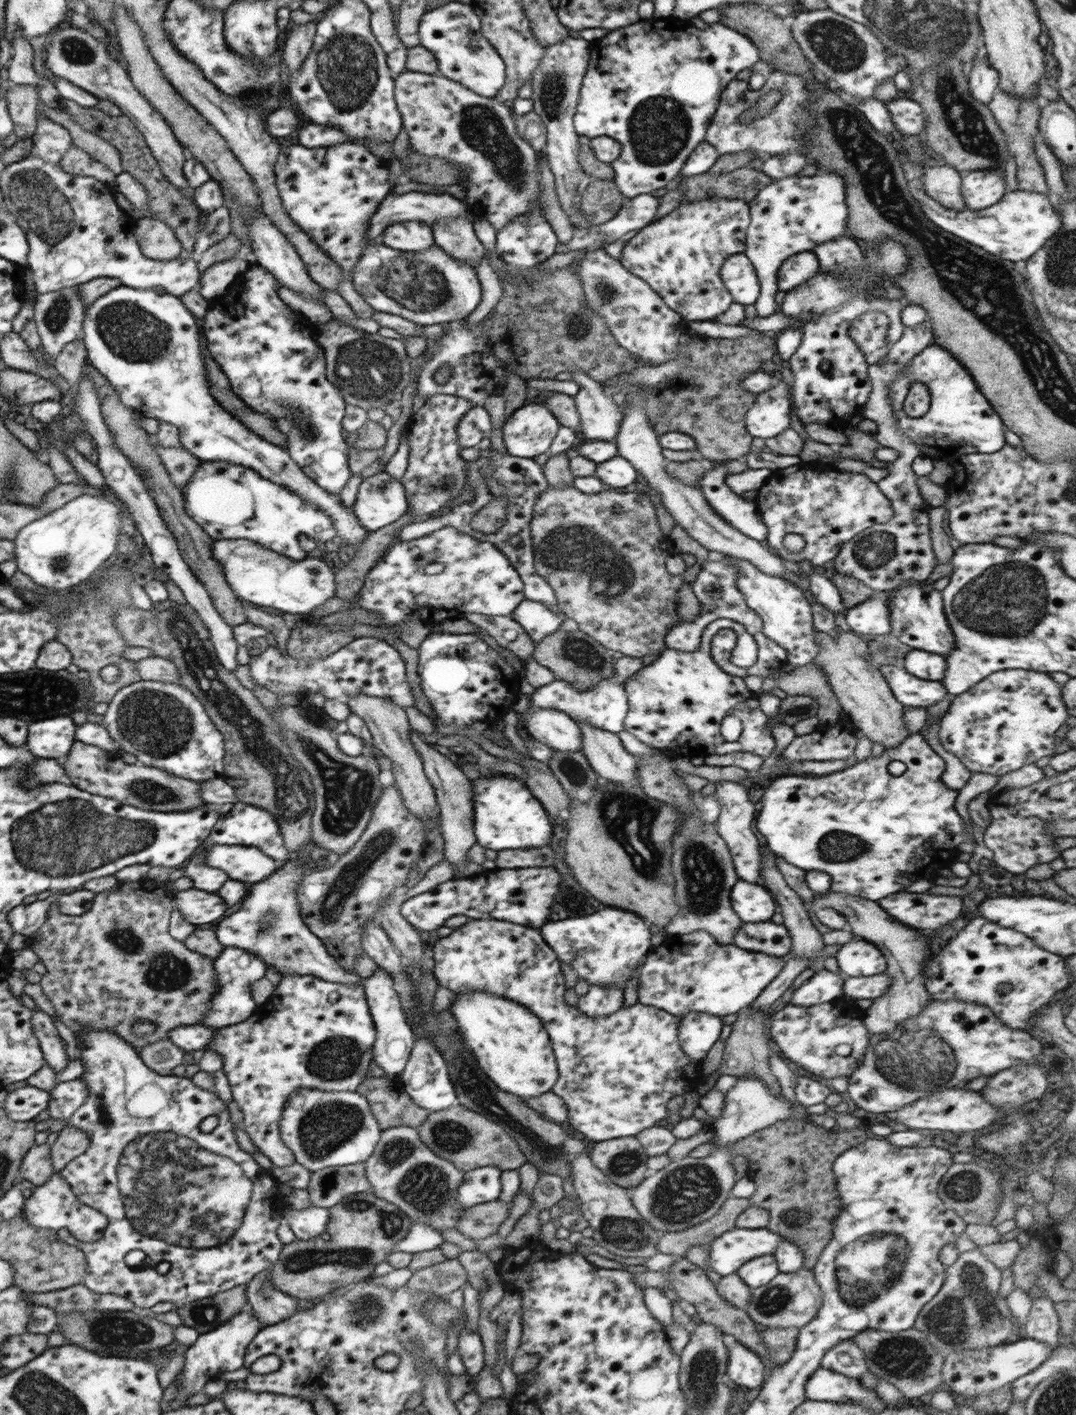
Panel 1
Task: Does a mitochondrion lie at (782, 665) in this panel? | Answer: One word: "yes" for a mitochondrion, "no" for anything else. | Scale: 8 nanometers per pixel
no

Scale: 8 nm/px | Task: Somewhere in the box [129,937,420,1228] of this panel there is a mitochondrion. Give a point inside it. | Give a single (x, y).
(324, 1127)

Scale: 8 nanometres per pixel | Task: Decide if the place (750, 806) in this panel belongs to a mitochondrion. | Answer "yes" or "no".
no

